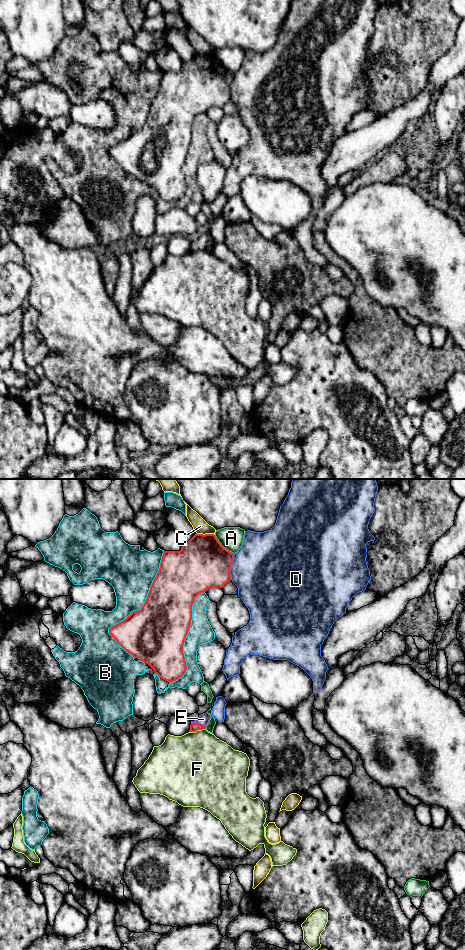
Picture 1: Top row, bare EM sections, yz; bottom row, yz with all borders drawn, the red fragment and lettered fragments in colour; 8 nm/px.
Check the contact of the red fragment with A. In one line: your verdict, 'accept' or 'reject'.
reject

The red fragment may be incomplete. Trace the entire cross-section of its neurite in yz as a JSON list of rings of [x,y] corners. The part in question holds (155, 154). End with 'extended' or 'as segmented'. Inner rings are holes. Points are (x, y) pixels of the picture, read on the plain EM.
[[[195,54],[188,62],[182,62],[180,71],[164,71],[159,91],[150,107],[148,117],[140,130],[109,148],[109,154],[134,178],[148,184],[161,199],[171,203],[181,198],[187,189],[183,165],[192,140],[195,118],[213,107],[222,108],[231,100],[231,84],[234,73],[224,68],[214,54]]] | as segmented

